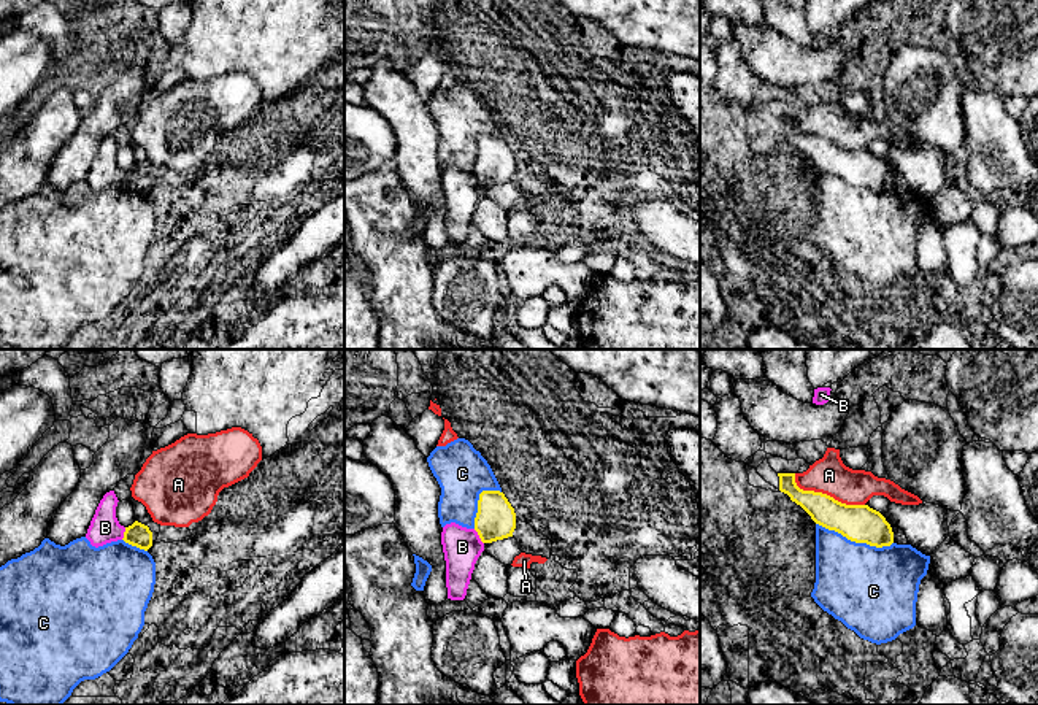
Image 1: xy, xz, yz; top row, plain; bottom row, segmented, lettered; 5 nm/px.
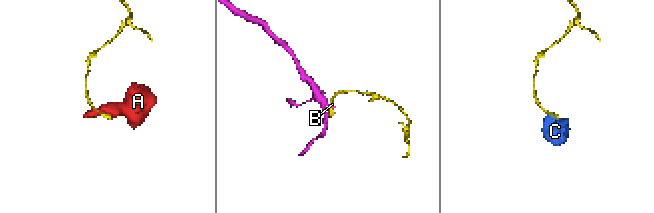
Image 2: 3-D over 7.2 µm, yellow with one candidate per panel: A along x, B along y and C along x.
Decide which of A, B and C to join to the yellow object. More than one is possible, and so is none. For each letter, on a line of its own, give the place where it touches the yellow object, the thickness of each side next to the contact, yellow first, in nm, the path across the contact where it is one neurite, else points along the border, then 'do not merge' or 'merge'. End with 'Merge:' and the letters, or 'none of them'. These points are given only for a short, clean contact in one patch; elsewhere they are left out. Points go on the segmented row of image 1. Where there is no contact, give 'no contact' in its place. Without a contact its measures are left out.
A: contact yz (826, 494); calibres 190 and 190 nm; do not merge
B: contact xz (480, 537); calibres 200 and 200 nm; border xz (473, 529), (483, 543); do not merge
C: contact yz (854, 540); calibres 190 and 420 nm; border yz (816, 523), (856, 542), (876, 547), (889, 547), (892, 543); do not merge
Merge: none of them

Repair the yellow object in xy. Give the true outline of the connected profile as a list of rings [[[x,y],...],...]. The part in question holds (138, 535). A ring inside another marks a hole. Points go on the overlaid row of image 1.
[[[135,521],[132,526],[125,527],[122,540],[132,546],[148,551],[152,546],[152,532],[148,526]]]

